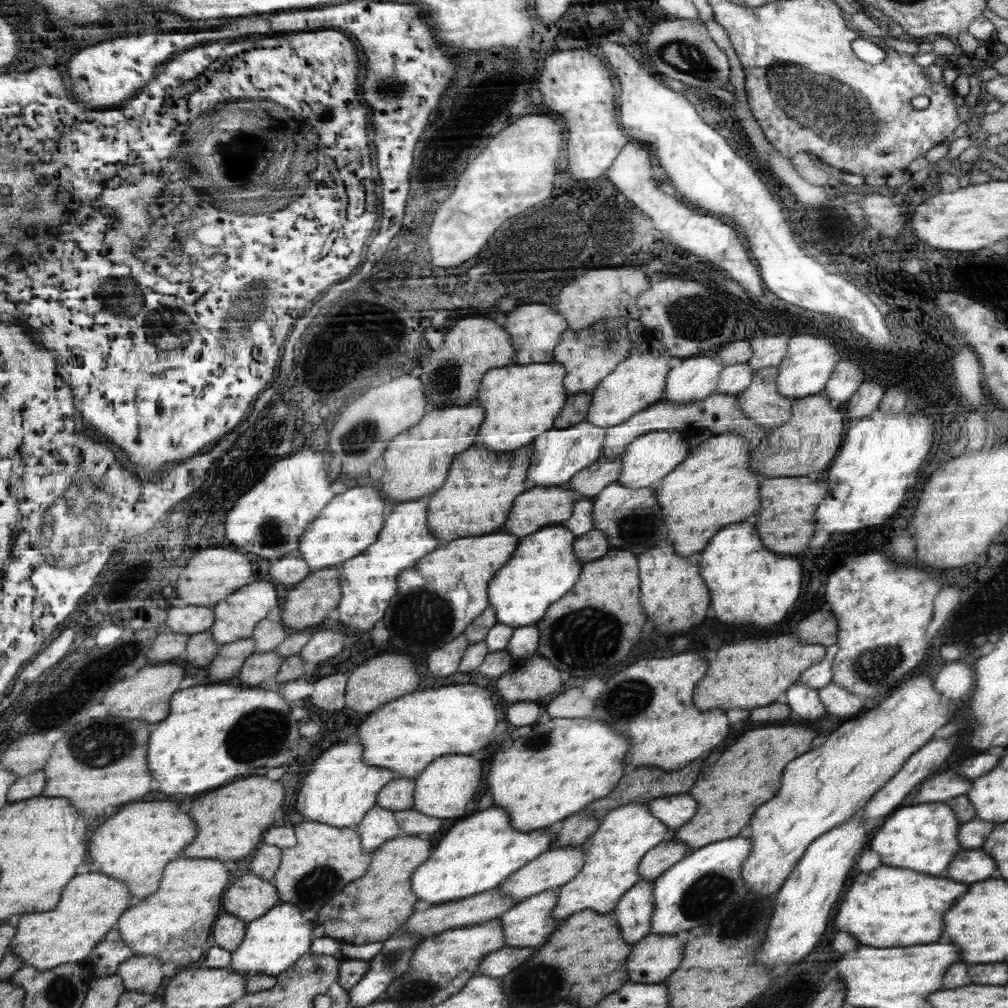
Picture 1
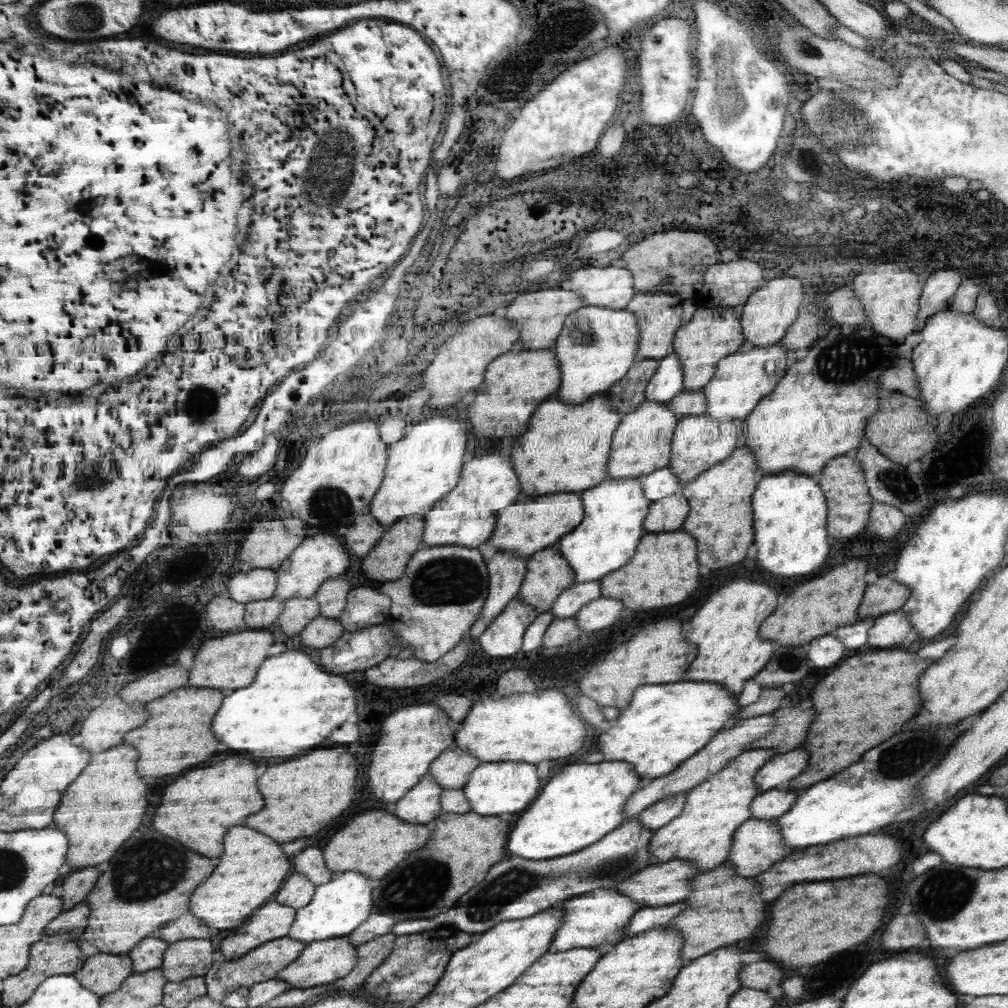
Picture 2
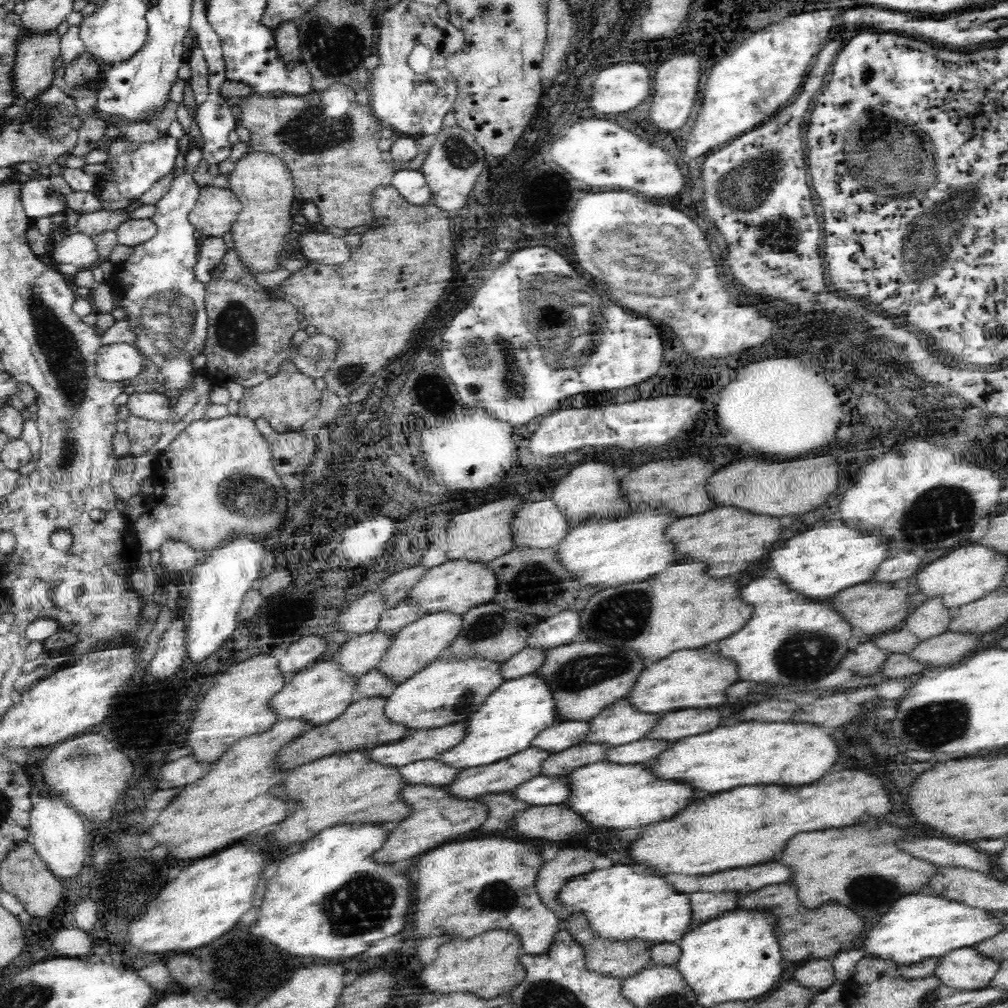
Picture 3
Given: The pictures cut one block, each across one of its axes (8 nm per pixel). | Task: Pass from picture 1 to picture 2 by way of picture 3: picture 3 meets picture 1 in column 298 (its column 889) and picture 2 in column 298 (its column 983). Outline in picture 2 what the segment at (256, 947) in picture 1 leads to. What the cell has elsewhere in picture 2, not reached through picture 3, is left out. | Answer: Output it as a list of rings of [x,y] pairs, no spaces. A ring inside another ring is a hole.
[[[350,870],[343,872],[333,881],[318,885],[310,904],[297,909],[296,920],[289,937],[307,945],[314,941],[349,936],[358,925],[364,924],[369,918],[372,901],[375,901],[370,888],[372,884],[368,875]]]

